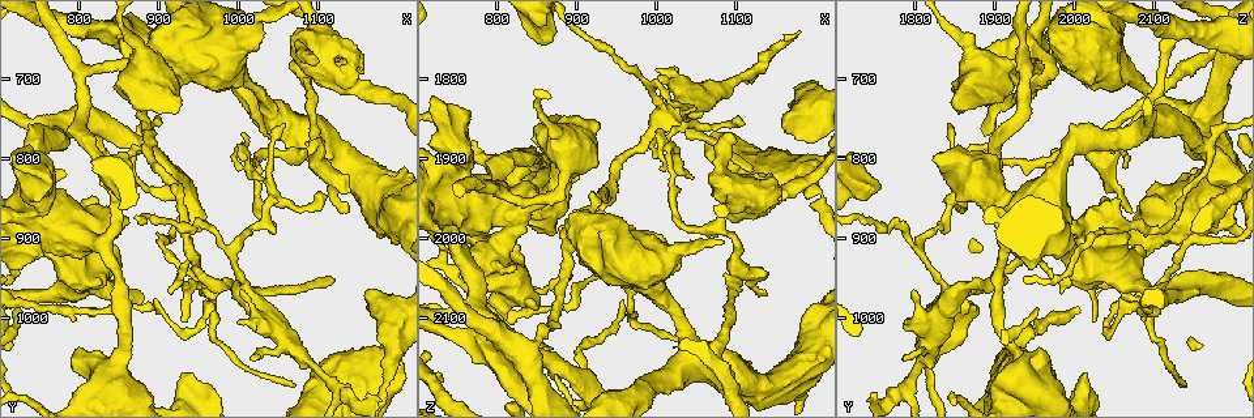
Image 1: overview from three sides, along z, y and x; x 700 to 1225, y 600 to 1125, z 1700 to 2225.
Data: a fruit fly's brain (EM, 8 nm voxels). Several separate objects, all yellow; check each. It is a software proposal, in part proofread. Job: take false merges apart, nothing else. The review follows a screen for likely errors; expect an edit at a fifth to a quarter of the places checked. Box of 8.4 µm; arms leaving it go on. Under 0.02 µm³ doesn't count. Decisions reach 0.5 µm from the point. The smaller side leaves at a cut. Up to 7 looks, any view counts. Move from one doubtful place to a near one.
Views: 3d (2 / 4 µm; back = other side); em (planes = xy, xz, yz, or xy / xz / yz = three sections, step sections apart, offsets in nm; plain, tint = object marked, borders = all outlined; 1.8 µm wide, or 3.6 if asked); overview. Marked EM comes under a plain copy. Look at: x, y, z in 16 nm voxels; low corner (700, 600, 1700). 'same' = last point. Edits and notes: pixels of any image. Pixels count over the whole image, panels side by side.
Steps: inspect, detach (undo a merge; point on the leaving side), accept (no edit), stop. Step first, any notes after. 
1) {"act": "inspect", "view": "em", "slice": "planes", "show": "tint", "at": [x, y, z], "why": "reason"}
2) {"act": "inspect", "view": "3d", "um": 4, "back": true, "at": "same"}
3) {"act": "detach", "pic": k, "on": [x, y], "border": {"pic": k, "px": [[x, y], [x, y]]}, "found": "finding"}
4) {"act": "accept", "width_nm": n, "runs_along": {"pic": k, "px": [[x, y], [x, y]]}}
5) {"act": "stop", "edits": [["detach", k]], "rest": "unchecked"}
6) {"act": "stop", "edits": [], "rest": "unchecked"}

{"act": "inspect", "view": "em", "um": 3.6, "slice": "xz", "step": 8, "show": "tint", "at": [845, 1065, 1935], "why": "abrupt turn"}

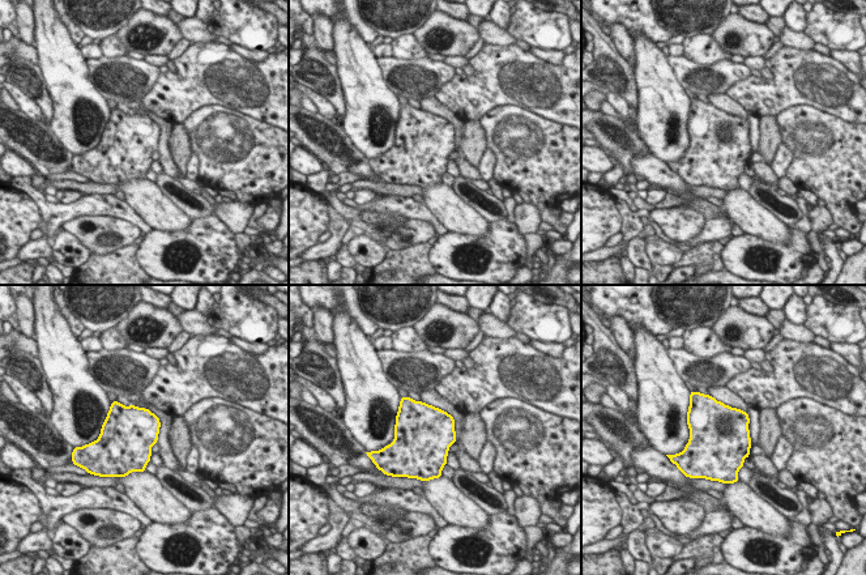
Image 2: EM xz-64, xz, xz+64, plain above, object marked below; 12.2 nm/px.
{"act": "accept", "found": "all the same cell"}

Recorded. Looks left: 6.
{"act": "inspect", "view": "em", "slice": "planes", "show": "borders", "at": [1005, 970, 1845], "why": "four-way junction"}

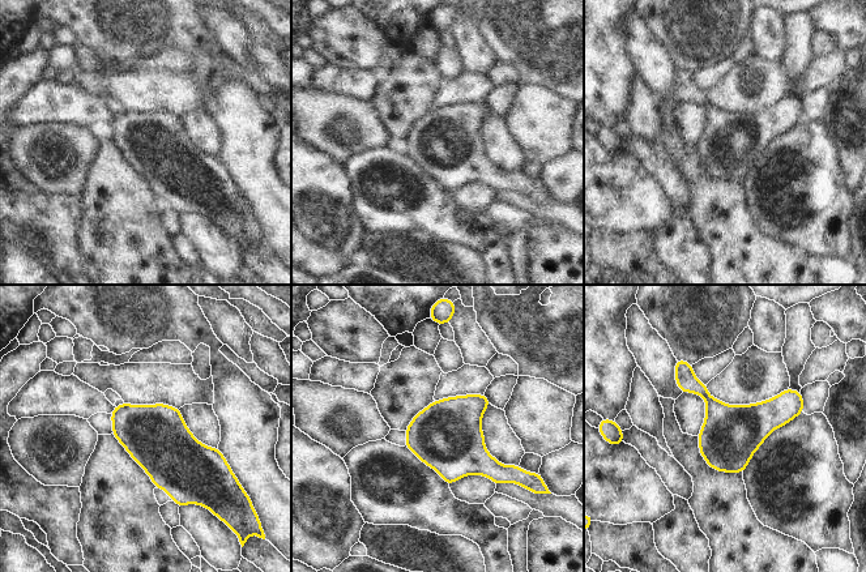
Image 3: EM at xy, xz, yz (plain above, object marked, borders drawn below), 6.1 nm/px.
{"act": "accept", "found": "all the same cell"}

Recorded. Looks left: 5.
{"act": "inspect", "view": "3d", "um": 2, "back": true, "at": [835, 640, 2145], "why": "calibre changes"}

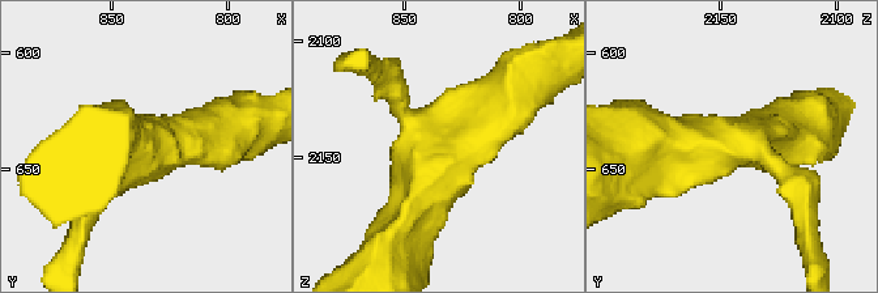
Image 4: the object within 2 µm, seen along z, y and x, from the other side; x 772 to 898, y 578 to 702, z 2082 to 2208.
{"act": "inspect", "view": "em", "slice": "planes", "show": "borders", "at": [837, 637, 2145], "arms": 3, "arm_widths_nm": [180, 400, 420]}

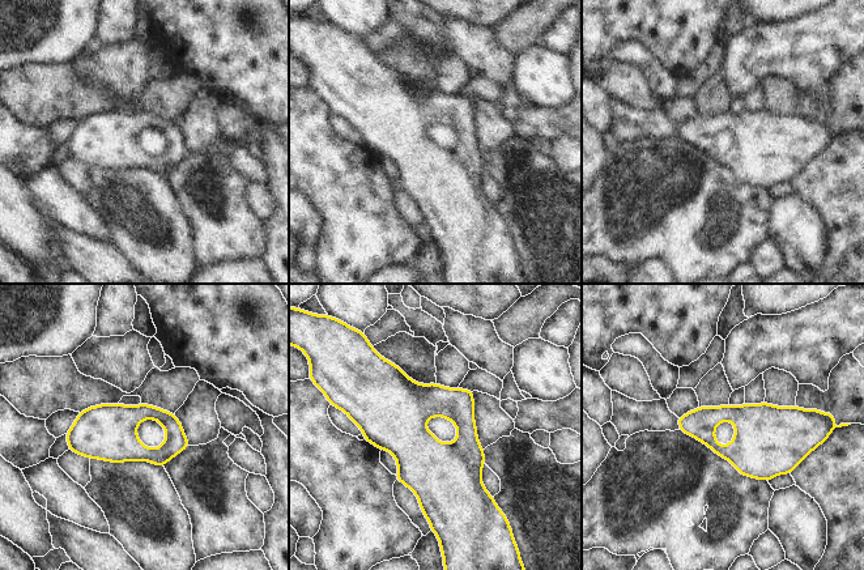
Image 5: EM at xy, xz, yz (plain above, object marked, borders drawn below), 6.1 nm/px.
{"act": "accept", "width_nm": 240, "found": "all the same cell"}

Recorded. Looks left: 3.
{"act": "stop", "edits": [], "rest": "unchecked"}

